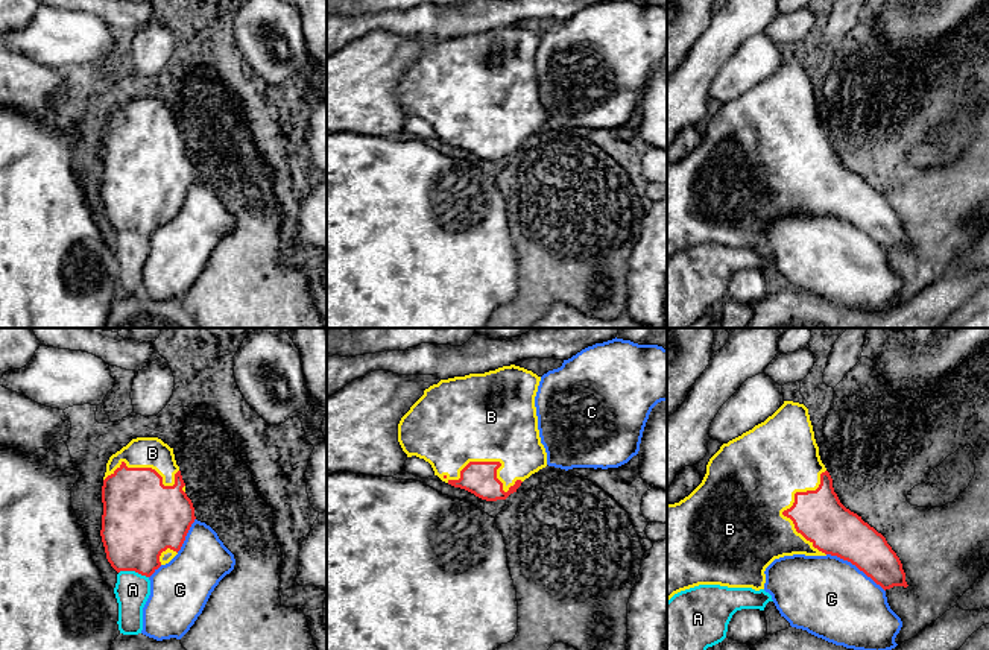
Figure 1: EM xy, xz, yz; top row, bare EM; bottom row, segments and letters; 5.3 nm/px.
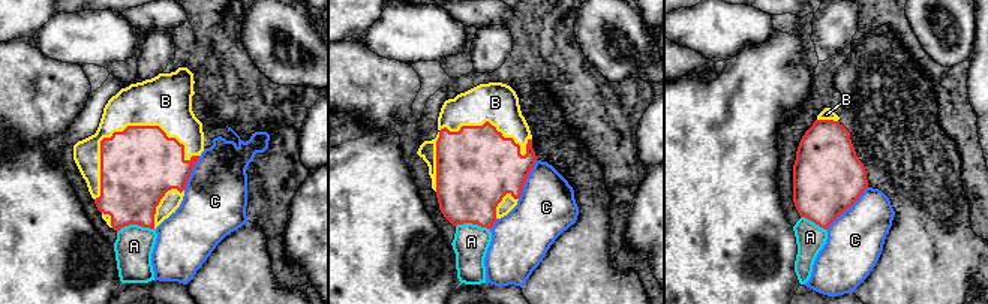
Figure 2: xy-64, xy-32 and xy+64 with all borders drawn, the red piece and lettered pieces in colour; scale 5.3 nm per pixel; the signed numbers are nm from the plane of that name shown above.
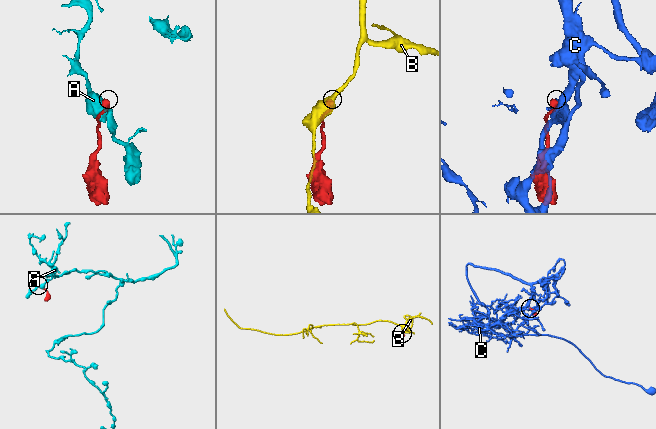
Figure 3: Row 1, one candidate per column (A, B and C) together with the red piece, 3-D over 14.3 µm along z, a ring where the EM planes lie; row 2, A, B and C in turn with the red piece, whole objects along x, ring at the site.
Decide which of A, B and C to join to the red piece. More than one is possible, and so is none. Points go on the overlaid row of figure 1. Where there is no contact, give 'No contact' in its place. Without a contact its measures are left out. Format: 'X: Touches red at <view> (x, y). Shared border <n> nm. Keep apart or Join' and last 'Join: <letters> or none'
A: Touches red at xy (134, 570). Shared border 160 nm. Keep apart
B: Touches red at xz (491, 462). Shared border 420 nm. Join
C: Touches red at yz (856, 565). Shared border 380 nm. Keep apart
Join: B

